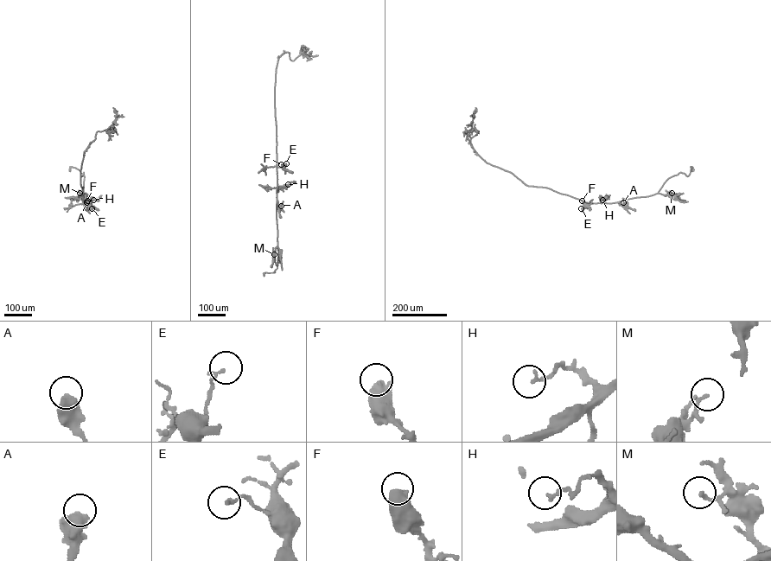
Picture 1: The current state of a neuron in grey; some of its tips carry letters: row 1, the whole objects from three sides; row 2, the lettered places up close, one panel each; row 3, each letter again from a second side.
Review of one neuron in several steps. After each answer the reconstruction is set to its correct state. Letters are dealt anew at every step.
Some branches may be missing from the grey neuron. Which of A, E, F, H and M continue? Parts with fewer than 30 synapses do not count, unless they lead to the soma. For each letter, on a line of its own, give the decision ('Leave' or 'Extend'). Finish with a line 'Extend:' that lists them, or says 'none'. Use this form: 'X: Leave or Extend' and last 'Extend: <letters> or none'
A: Leave
E: Leave
F: Leave
H: Leave
M: Leave
Extend: none

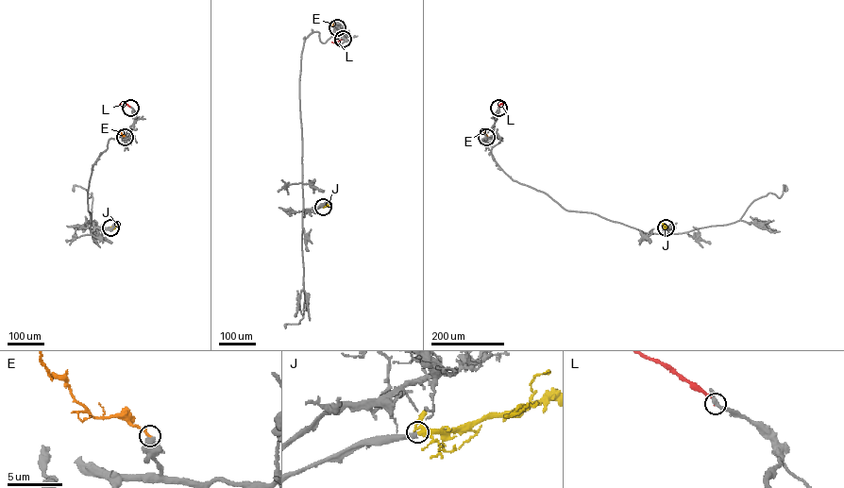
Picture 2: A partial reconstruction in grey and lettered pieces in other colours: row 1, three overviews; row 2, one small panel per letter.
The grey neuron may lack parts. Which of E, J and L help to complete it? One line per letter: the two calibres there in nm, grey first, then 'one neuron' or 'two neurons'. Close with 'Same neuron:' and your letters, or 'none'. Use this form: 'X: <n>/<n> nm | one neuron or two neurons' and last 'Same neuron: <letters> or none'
E: 550/220 nm | two neurons
J: 400/360 nm | one neuron
L: 200/240 nm | two neurons
Same neuron: J

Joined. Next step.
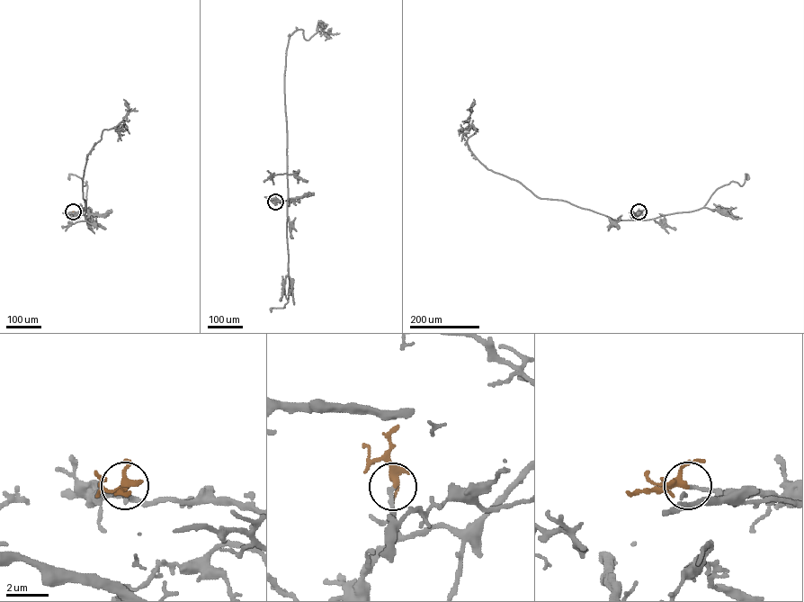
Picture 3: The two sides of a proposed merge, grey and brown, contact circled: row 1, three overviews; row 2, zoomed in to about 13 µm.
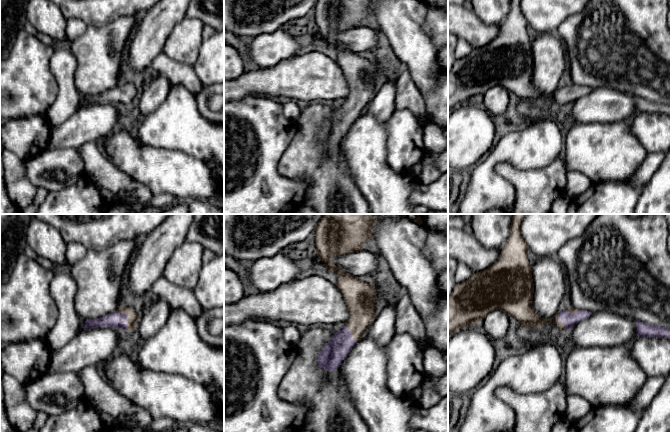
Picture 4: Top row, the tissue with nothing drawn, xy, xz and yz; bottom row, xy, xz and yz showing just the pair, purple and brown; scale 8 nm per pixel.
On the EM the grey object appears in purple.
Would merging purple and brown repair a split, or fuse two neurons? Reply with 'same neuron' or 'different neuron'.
same neuron

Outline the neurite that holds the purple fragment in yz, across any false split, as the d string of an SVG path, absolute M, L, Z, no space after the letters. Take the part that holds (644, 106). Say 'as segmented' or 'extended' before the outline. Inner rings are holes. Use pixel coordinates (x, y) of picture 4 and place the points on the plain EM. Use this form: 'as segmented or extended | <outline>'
as segmented | M636 98L638 112L641 113L665 113L670 116L670 104L661 103L644 98Z

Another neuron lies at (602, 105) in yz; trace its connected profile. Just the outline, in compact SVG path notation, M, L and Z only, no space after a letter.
M597 87L567 107L576 123L614 123L638 112L636 97L620 90Z

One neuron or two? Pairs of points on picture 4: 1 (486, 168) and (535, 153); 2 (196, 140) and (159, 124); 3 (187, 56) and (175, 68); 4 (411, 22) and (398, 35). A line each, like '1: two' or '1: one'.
1: one
2: one
3: two
4: one

